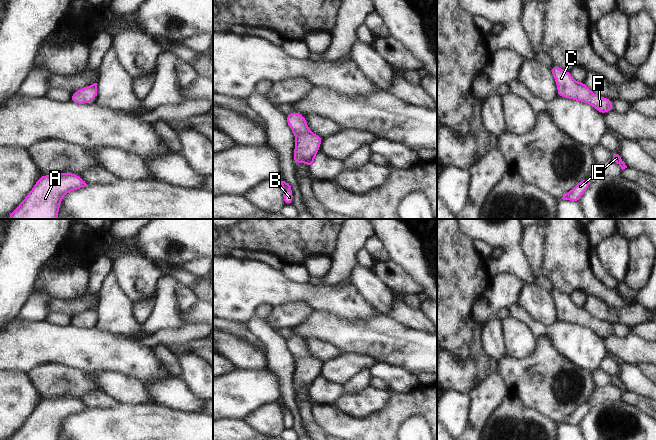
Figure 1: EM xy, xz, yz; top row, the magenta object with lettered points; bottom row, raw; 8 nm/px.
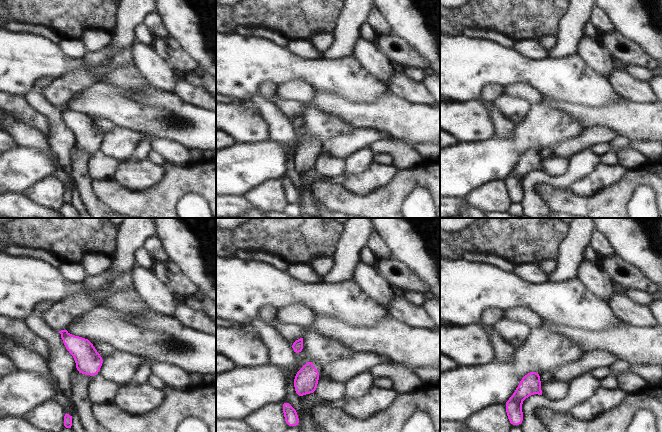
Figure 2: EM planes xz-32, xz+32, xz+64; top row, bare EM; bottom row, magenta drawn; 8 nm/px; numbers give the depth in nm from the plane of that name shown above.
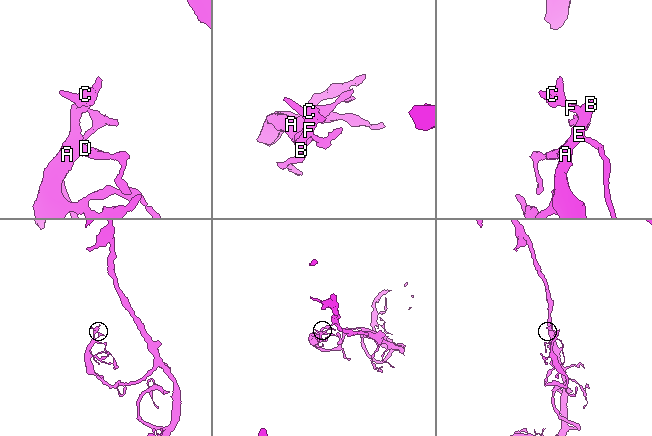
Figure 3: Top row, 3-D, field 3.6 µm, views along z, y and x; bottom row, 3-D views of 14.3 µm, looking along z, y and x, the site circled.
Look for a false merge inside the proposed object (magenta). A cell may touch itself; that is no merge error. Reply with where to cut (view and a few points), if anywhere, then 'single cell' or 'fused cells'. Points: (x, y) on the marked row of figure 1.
no cut; single cell

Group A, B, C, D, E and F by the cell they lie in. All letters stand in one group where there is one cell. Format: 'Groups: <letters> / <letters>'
Groups: A B C D E F.

